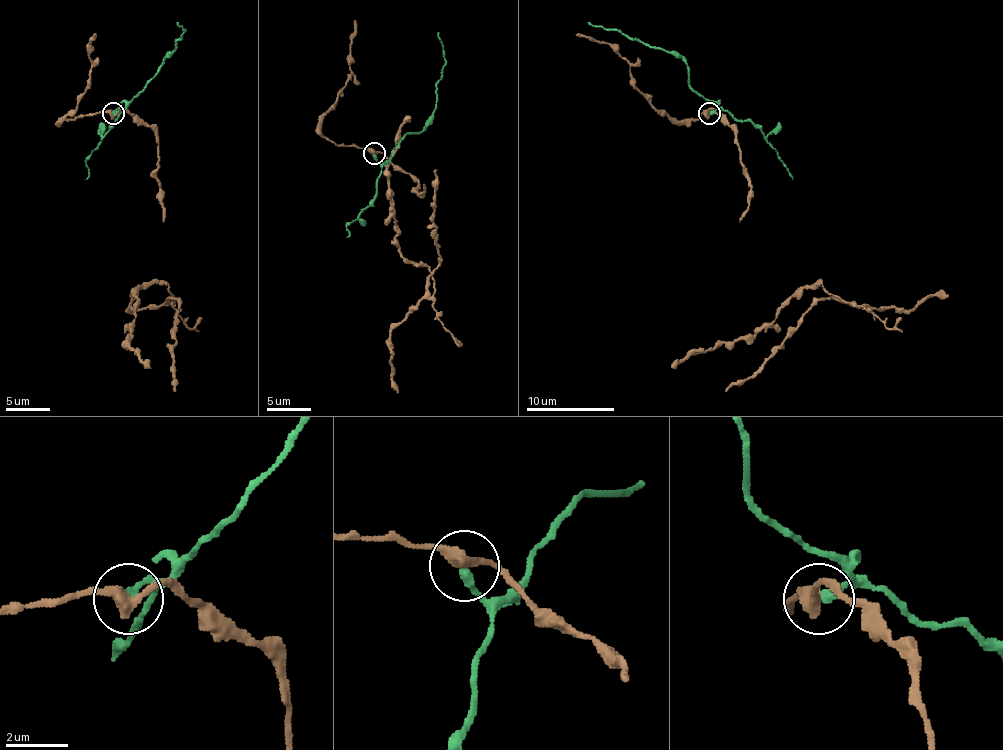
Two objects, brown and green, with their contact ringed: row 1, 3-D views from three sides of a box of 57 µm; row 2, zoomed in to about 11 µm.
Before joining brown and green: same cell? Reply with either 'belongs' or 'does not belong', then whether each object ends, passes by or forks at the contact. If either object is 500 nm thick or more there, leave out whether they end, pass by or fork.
does not belong | brown passes by | green ends

